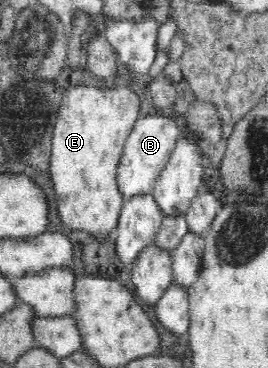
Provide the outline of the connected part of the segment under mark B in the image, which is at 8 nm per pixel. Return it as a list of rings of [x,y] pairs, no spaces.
[[[153,112],[141,116],[134,124],[133,130],[127,137],[124,151],[116,174],[117,191],[124,201],[137,198],[141,195],[151,195],[153,186],[157,182],[160,172],[165,168],[176,142],[180,138],[180,121],[171,119],[171,113],[161,114]]]

